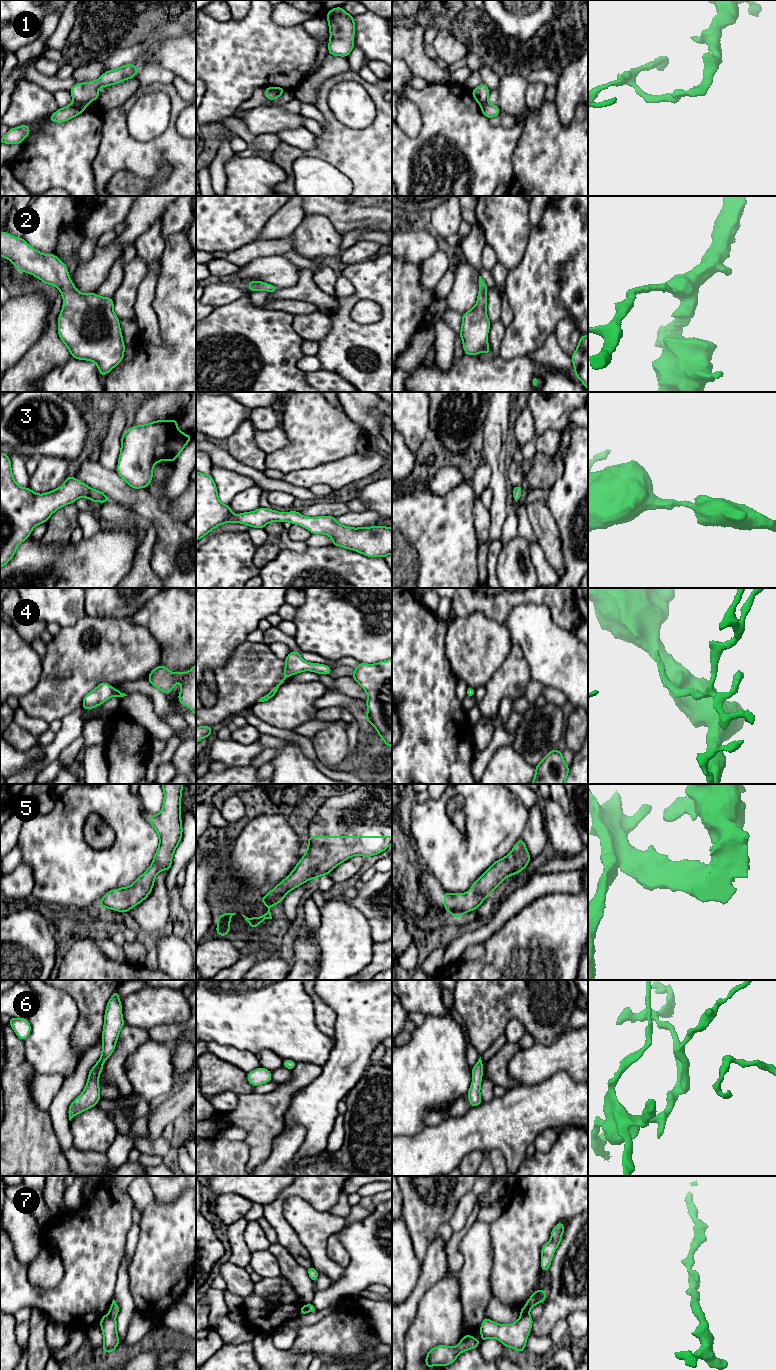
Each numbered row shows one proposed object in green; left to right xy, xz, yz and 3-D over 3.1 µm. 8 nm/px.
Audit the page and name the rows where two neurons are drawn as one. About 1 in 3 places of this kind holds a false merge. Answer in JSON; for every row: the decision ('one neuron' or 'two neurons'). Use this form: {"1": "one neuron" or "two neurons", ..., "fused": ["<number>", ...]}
{"1": "two neurons", "2": "one neuron", "3": "one neuron", "4": "one neuron", "5": "one neuron", "6": "one neuron", "7": "two neurons", "fused": ["1", "7"]}

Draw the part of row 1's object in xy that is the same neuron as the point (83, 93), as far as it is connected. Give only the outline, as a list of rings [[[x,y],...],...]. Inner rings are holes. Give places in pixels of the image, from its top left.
[[[125,64],[117,69],[104,72],[101,77],[95,81],[75,84],[69,92],[74,102],[83,107],[88,107],[92,100],[99,99],[98,89],[110,85],[116,85],[124,80],[129,80],[138,74],[139,69],[133,64]]]

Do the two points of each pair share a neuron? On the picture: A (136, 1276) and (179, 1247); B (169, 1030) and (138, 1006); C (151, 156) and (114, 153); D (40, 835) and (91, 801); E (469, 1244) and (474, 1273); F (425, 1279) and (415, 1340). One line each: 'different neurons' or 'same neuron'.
A: same neuron
B: different neurons
C: same neuron
D: same neuron
E: same neuron
F: different neurons

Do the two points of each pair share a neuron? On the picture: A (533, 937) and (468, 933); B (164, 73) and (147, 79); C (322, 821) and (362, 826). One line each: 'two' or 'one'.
A: two
B: one
C: one

